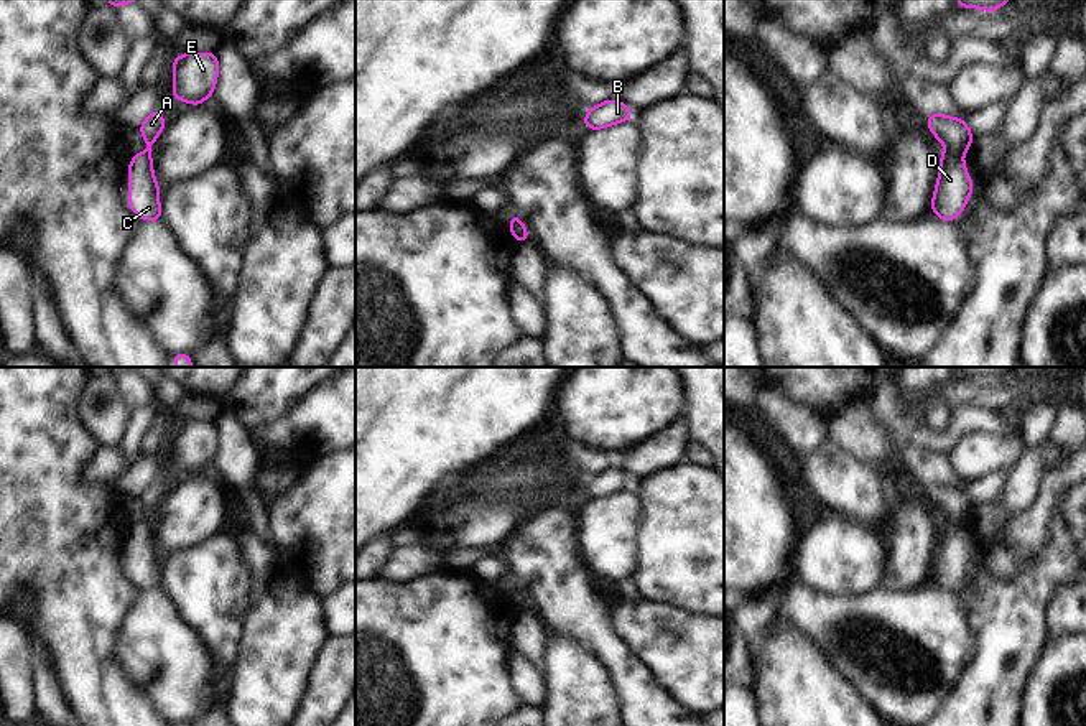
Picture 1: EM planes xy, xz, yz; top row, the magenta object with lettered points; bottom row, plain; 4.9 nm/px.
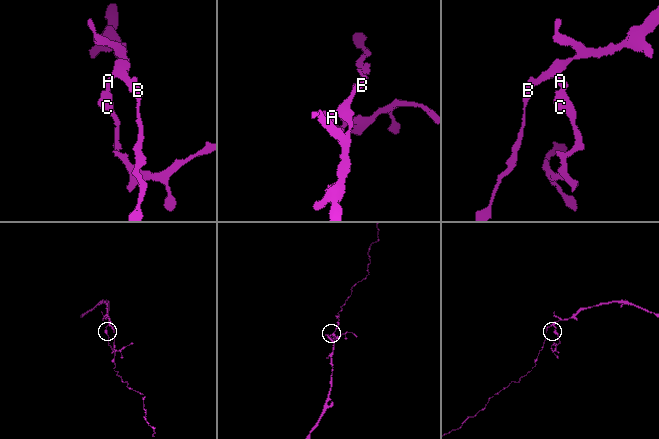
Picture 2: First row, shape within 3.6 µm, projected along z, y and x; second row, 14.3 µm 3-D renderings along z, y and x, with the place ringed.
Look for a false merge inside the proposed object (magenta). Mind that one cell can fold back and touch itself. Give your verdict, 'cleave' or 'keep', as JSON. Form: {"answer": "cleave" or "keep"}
{"answer": "cleave"}

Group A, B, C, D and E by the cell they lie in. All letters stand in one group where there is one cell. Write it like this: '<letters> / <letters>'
A B E / C D

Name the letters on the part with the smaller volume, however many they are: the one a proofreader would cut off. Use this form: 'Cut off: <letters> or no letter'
Cut off: C, D

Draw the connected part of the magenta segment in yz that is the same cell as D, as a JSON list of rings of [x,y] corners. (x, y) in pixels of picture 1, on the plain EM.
[[[943,520],[940,543],[935,555],[931,579],[936,586],[953,591],[966,578],[966,568],[972,565],[972,547],[966,542],[963,525],[949,525]]]

